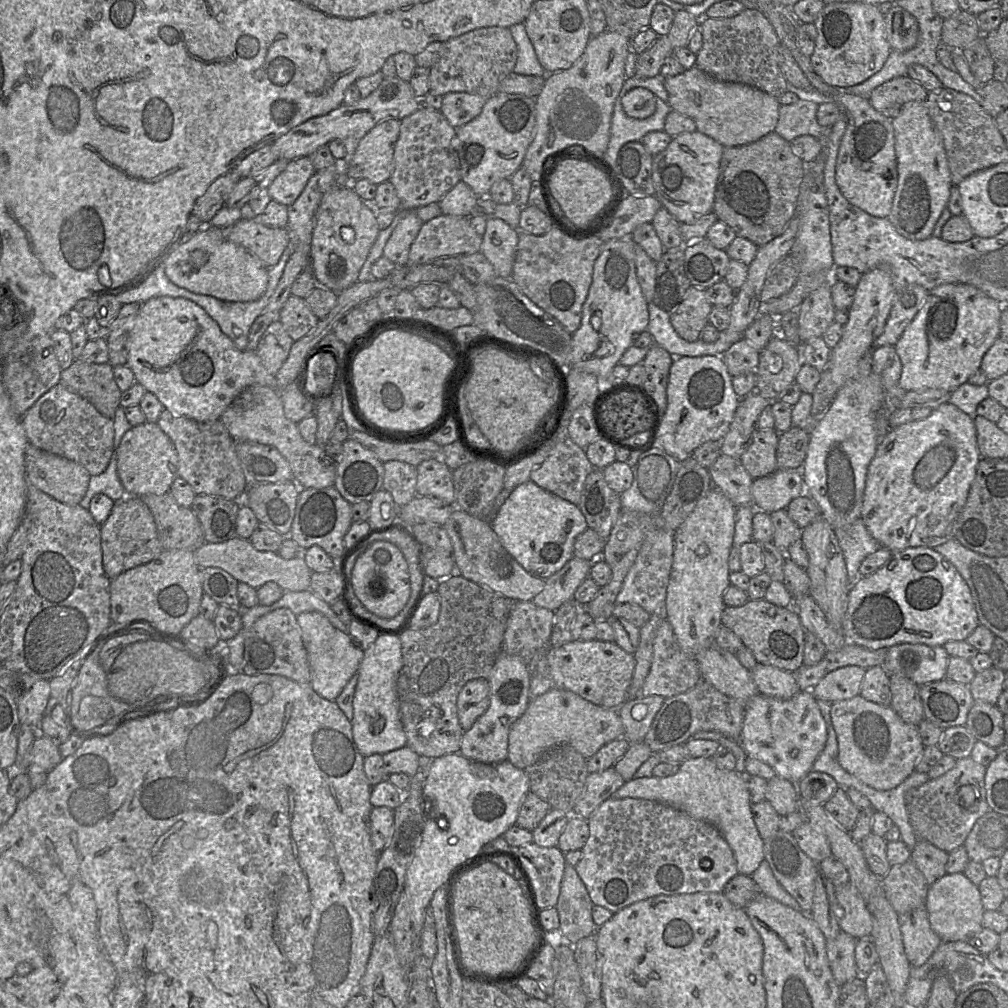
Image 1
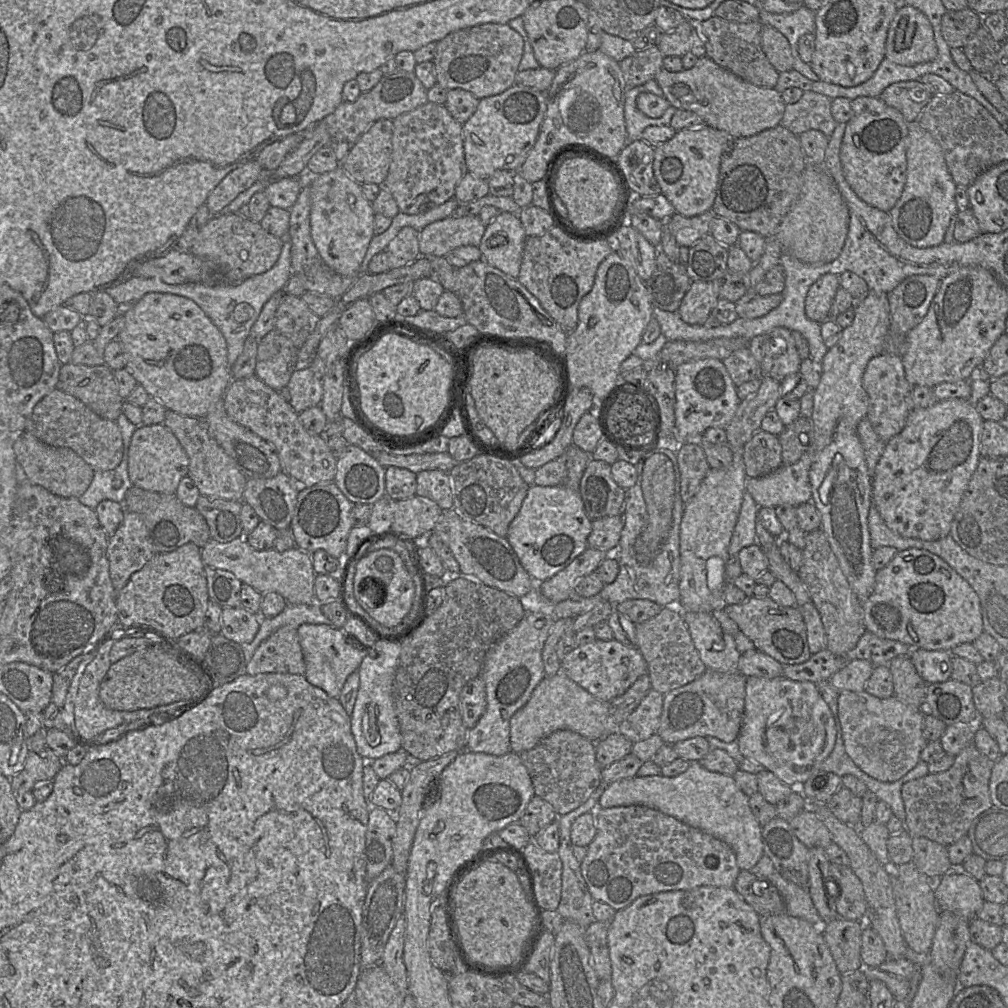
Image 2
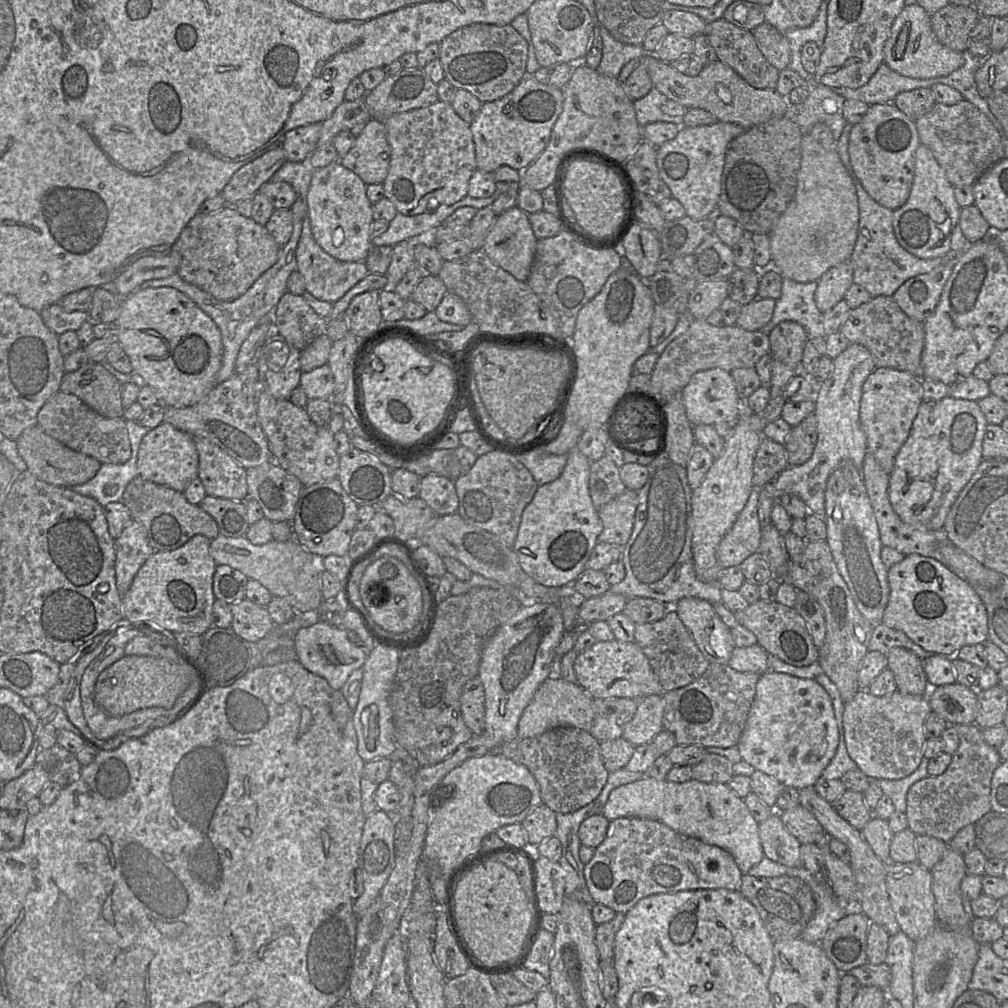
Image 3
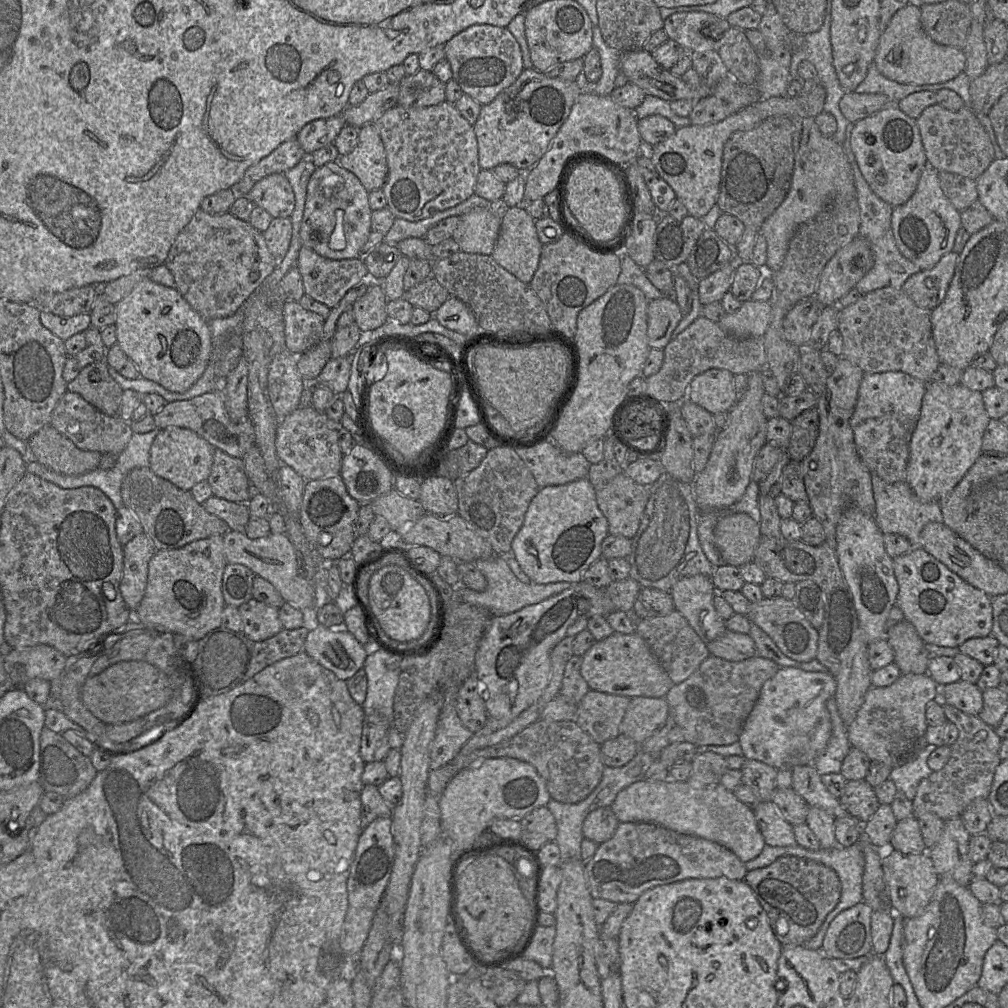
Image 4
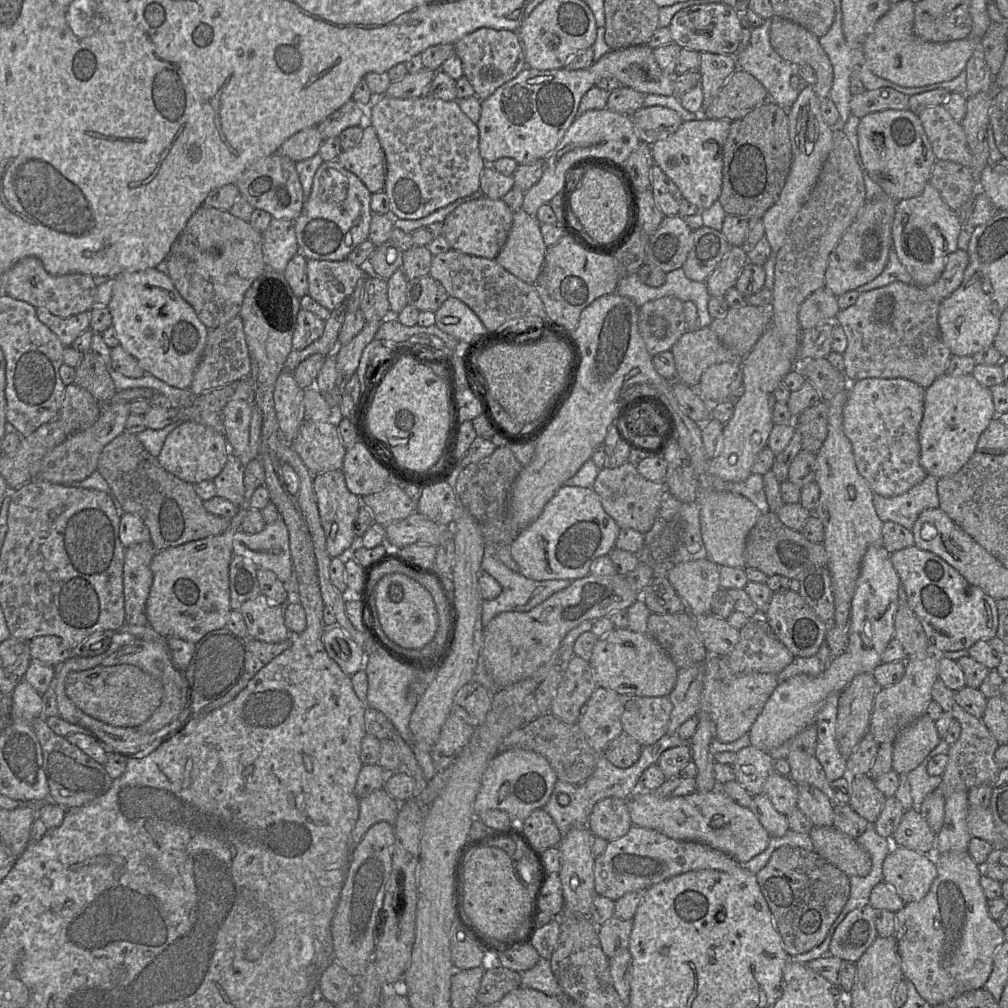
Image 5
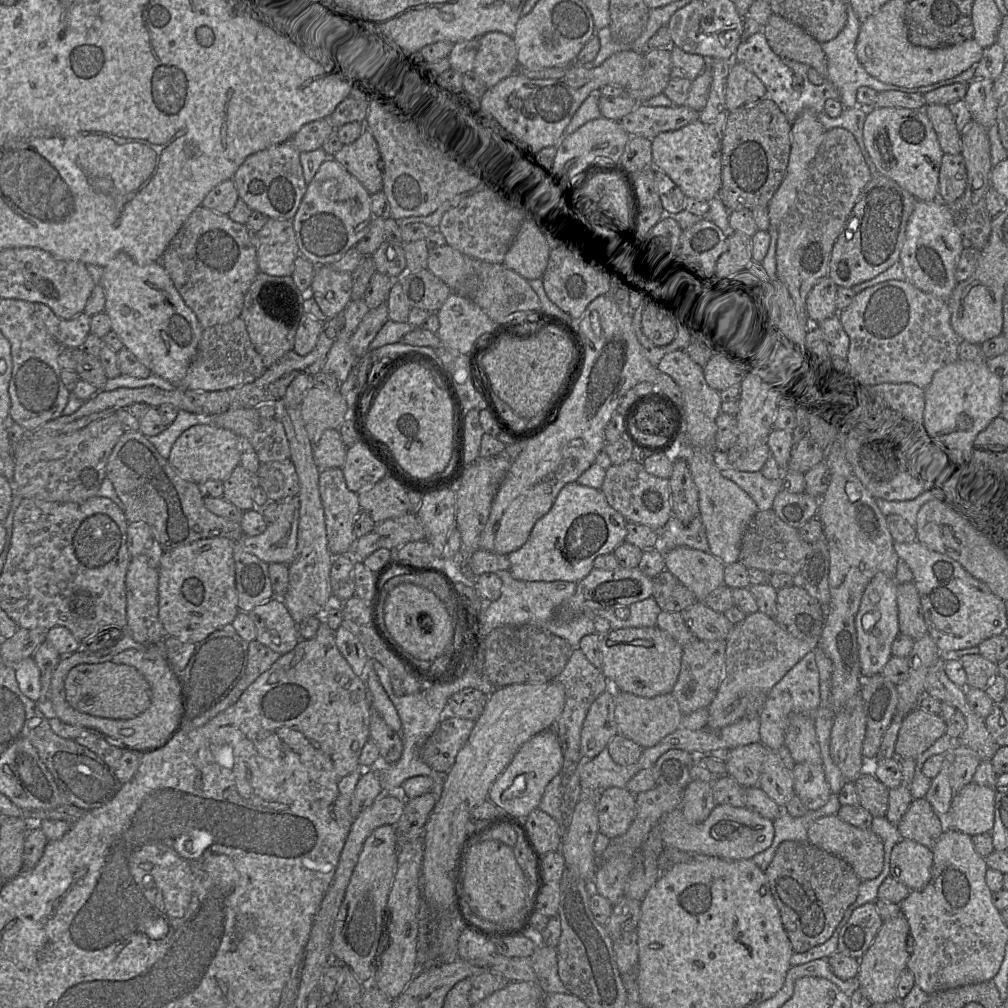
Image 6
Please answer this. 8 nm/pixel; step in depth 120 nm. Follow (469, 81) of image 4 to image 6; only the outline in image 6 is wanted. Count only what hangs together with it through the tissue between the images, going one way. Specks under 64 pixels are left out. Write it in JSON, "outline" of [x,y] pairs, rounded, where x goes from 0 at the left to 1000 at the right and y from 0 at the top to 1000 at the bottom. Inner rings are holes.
{"outline":[[[485,32],[474,39],[474,48],[470,60],[469,73],[481,84],[488,87],[515,67],[513,49],[509,37],[498,32]]]}

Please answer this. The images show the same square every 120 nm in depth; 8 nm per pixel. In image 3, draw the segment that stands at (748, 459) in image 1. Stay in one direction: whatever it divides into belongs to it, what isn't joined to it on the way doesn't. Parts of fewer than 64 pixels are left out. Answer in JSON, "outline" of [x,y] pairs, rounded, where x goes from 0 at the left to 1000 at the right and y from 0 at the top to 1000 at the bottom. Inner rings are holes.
{"outline":[[[757,433],[747,457],[747,483],[758,483],[782,462],[778,440]]]}

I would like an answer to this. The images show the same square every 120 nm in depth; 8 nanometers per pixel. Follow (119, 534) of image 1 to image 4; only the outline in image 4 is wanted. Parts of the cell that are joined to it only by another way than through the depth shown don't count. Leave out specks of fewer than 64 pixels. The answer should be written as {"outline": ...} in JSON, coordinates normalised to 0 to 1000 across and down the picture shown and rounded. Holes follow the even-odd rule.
{"outline":[[[144,529],[122,542],[122,567],[118,584],[127,603],[133,606],[144,588],[147,561],[155,545]]]}

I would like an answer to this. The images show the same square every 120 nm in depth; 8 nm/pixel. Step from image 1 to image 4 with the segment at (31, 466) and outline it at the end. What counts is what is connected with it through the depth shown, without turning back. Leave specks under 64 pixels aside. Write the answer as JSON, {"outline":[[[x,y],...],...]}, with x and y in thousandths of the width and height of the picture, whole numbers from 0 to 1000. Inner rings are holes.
{"outline":[[[51,422],[42,424],[27,440],[33,456],[63,471],[77,472],[98,462],[98,448],[76,444]]]}

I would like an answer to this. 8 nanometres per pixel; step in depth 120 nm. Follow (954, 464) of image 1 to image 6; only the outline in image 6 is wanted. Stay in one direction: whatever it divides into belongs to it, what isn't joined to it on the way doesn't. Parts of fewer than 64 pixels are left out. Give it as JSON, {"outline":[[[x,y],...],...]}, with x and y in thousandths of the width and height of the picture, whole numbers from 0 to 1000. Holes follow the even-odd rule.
{"outline":[[[948,357],[927,371],[918,386],[918,425],[926,446],[936,459],[944,461],[955,455],[965,445],[966,435],[992,413],[995,401],[993,376],[980,366],[977,359],[954,357]]]}

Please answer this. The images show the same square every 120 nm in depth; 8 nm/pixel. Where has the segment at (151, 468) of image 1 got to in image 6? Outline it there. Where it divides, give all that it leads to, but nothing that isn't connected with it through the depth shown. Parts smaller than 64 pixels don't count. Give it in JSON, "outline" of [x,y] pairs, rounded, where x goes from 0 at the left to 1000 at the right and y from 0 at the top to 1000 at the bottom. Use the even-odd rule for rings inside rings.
{"outline":[[[200,419],[188,424],[176,435],[166,456],[183,476],[195,480],[205,476],[222,477],[238,460],[238,435],[211,419]]]}

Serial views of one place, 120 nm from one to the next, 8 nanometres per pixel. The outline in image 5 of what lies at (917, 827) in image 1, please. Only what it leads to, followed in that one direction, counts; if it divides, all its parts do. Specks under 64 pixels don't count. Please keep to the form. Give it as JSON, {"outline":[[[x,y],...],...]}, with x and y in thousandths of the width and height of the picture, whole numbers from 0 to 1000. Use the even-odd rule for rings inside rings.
{"outline":[[[930,674],[925,682],[925,694],[941,707],[953,719],[953,727],[948,736],[942,739],[940,754],[931,783],[938,793],[952,785],[962,785],[974,778],[985,778],[993,764],[987,755],[987,745],[991,741],[990,735],[975,717],[974,712],[969,712],[959,707],[946,693],[947,687]]]}

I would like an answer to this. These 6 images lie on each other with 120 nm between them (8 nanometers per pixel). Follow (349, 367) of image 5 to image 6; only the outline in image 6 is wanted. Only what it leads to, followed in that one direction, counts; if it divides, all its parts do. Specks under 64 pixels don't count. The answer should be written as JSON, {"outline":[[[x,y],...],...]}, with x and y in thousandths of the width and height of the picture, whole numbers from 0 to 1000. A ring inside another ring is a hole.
{"outline":[[[384,301],[366,308],[346,336],[346,343],[354,354],[365,349],[367,340],[385,317]]]}

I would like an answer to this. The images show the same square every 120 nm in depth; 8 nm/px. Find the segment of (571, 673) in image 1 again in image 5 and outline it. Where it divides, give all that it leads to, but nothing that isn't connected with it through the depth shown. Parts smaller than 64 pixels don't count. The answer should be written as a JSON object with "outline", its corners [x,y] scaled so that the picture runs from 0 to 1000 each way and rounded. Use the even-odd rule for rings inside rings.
{"outline":[[[622,623],[608,624],[593,633],[584,659],[593,682],[609,686],[613,689],[663,690],[670,681],[673,666],[669,657],[647,631]]]}

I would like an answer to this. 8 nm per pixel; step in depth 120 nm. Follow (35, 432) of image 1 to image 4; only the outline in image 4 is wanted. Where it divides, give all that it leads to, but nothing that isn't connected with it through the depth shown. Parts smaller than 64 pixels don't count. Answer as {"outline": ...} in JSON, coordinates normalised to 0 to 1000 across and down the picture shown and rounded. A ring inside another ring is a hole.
{"outline":[[[65,388],[53,406],[49,422],[80,446],[118,451],[132,431],[128,419],[115,413],[107,413],[89,402],[78,391]]]}

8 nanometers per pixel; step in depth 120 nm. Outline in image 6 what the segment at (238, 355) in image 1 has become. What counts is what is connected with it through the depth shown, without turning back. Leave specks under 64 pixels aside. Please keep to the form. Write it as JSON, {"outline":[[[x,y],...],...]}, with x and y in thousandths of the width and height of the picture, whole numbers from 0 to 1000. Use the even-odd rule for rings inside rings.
{"outline":[[[119,250],[103,265],[98,281],[104,291],[103,310],[122,343],[145,363],[149,369],[177,384],[191,358],[201,325],[193,311],[184,302],[169,274],[159,260],[144,264],[135,262],[126,252]]]}

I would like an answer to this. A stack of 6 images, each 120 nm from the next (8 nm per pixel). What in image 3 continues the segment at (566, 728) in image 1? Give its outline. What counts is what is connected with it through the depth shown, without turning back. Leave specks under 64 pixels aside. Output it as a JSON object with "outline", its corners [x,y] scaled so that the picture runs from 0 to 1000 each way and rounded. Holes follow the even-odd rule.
{"outline":[[[551,668],[536,679],[520,703],[514,716],[513,731],[531,731],[557,720],[584,725],[589,711],[587,693],[573,678],[564,677]]]}

